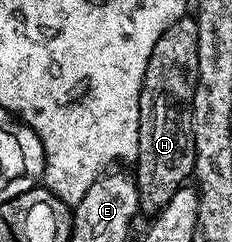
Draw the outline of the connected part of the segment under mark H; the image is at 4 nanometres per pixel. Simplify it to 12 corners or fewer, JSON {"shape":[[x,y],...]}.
{"shape":[[199,30],[155,42],[139,94],[137,206],[193,176]]}

